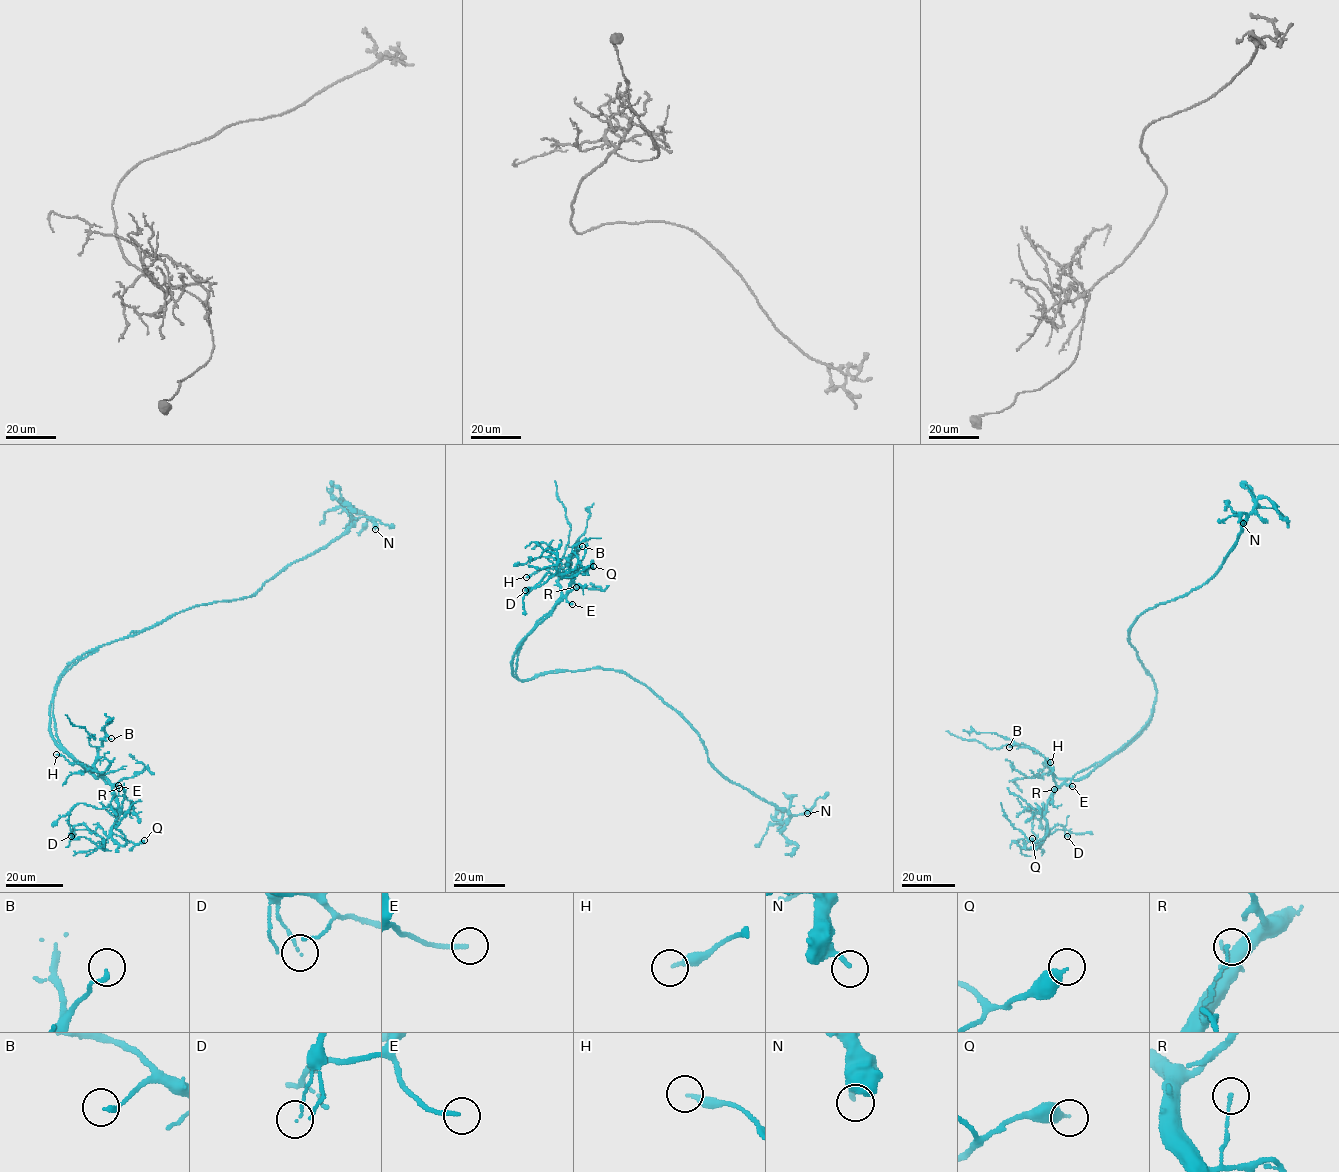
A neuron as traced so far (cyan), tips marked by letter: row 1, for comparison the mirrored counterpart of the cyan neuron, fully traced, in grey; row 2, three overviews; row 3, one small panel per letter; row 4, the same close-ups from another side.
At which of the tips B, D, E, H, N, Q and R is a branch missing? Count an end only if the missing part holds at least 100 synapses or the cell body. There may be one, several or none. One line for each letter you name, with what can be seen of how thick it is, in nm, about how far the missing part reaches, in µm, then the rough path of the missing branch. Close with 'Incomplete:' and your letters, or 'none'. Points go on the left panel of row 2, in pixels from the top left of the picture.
E: Thickness 170 nm. Missing length about 100 µm
Incomplete: E

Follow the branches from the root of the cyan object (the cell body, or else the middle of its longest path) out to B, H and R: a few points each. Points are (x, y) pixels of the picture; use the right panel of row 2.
B: (1134, 648), (1155, 684), (1151, 717), (1086, 776), (1057, 778), (1038, 752), (1016, 744), (1009, 747)
H: (1134, 648), (1155, 684), (1150, 719), (1081, 779), (1059, 778), (1050, 772), (1039, 775), (1039, 770), (1050, 762)
R: (1134, 648), (1155, 684), (1156, 701), (1151, 718), (1086, 776), (1068, 779), (1051, 797), (1054, 789)

